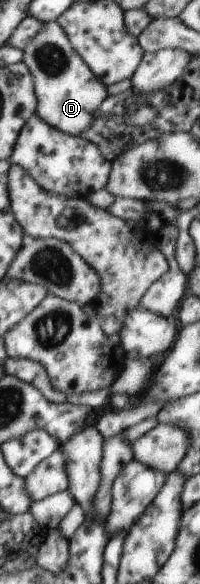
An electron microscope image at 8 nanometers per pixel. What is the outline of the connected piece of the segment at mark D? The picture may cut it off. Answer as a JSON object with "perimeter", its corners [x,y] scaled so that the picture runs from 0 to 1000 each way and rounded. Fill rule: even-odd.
{"perimeter":[[[285,34],[220,38],[185,60],[110,84],[110,89],[110,106],[165,130],[185,197],[315,228],[400,233],[455,211],[460,193],[535,168],[535,147],[465,128],[425,103],[385,94],[340,60]]]}

